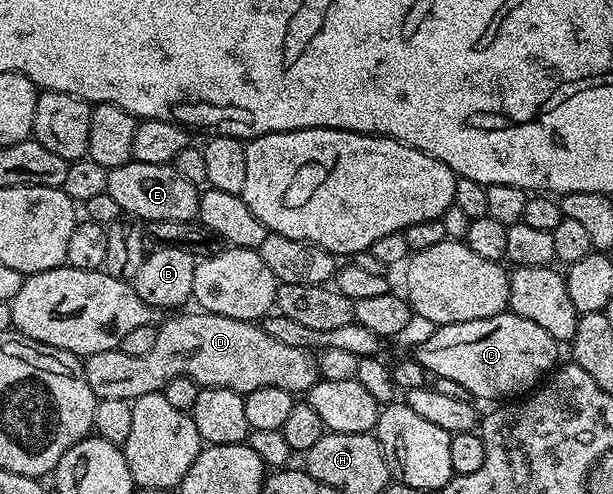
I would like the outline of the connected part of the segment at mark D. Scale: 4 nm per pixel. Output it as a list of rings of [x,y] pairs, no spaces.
[[[178,312],[167,317],[170,319],[158,326],[156,345],[145,356],[128,356],[120,349],[89,355],[84,362],[88,388],[92,388],[99,400],[133,400],[140,396],[159,393],[173,378],[190,378],[197,382],[199,387],[219,386],[235,390],[243,396],[256,392],[256,388],[284,388],[298,396],[301,395],[301,390],[302,393],[309,392],[320,381],[318,359],[313,353],[309,354],[309,349],[301,350],[290,342],[281,342],[280,339],[273,338],[268,331],[261,330],[261,325],[232,320],[219,314],[182,313],[186,312]]]

